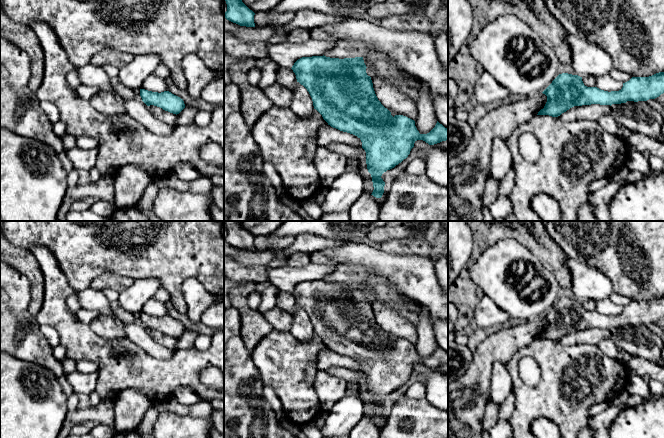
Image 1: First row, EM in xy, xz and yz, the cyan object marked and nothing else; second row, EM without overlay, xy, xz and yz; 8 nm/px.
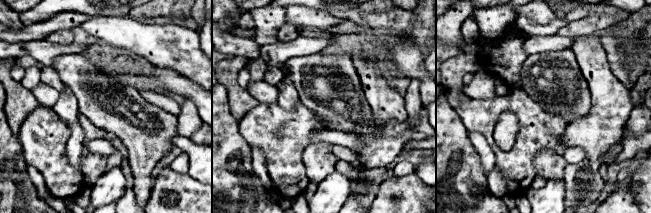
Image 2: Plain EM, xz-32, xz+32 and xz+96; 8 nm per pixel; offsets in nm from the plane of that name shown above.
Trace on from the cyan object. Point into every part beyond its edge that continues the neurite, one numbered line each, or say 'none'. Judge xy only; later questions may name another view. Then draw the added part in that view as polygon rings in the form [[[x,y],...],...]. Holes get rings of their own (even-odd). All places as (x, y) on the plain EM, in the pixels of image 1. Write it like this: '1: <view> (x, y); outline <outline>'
none

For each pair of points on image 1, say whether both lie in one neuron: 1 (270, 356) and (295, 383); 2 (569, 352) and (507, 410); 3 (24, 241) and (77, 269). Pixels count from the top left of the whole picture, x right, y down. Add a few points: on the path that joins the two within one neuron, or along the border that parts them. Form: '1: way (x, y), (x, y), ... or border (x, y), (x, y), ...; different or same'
1: way (277, 363), (288, 376); same
2: border (512, 392), (514, 407), (507, 420); different
3: way (38, 239), (49, 239), (65, 255); same

